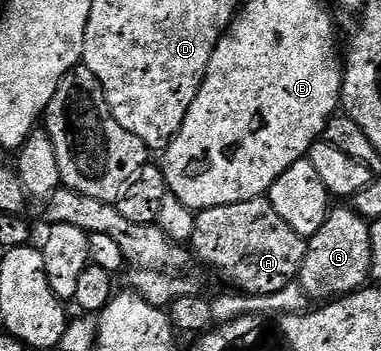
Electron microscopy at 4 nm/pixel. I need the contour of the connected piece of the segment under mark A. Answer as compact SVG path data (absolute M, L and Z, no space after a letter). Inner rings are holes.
M266 197L198 212L189 247L194 258L196 255L205 266L228 275L240 292L249 295L277 293L277 289L296 282L307 252L307 243L281 221Z

